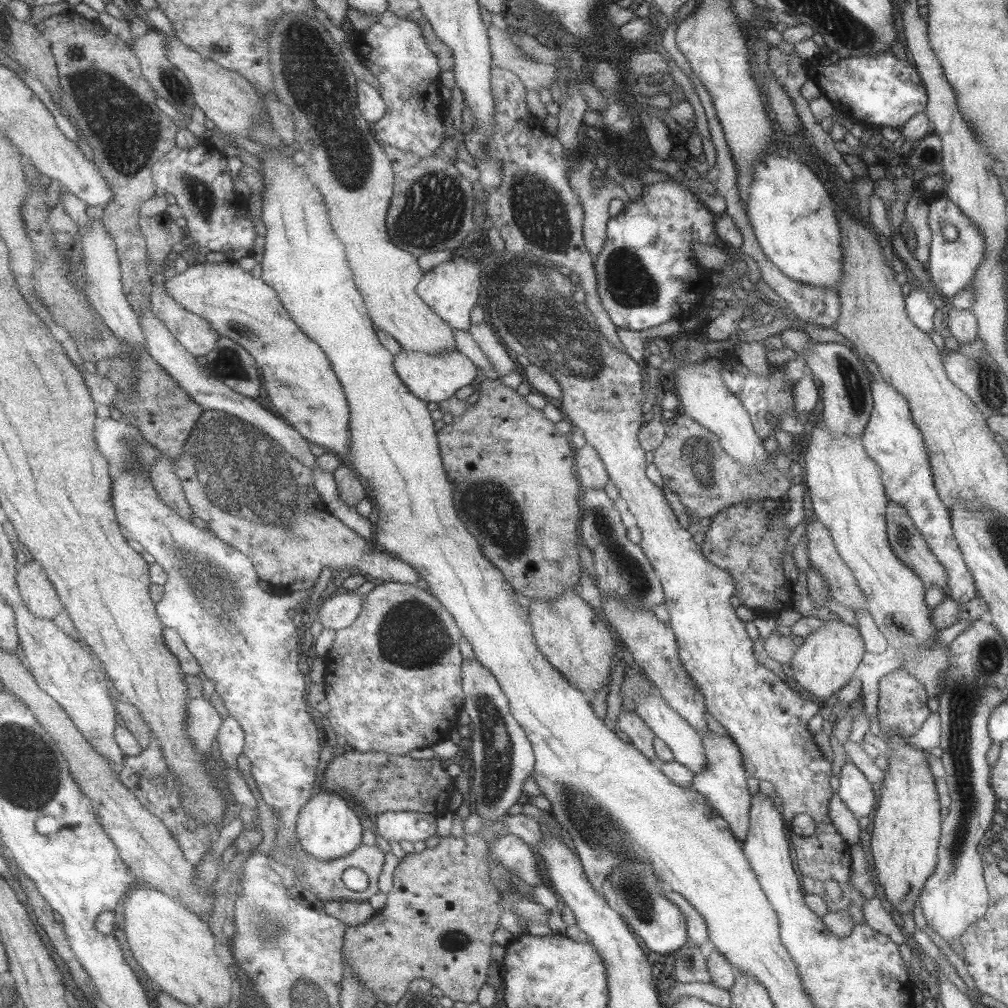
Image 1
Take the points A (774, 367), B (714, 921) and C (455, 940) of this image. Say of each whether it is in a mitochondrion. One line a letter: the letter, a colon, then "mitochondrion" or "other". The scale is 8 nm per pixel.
A: other
B: other
C: mitochondrion

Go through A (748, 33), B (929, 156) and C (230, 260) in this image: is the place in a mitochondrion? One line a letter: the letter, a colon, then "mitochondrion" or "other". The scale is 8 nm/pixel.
A: other
B: mitochondrion
C: other

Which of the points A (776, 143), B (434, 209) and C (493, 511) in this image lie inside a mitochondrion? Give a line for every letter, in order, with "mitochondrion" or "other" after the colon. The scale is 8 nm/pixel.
A: other
B: mitochondrion
C: mitochondrion

